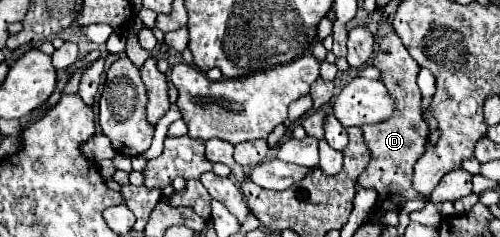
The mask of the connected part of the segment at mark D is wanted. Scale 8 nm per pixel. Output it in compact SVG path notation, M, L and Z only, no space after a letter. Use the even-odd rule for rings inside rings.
M389 32L379 42L379 52L373 58L373 66L381 72L381 82L391 92L391 98L395 100L395 112L379 122L379 124L365 124L363 136L371 150L369 166L363 170L359 184L365 188L375 188L379 194L377 200L377 214L383 214L385 210L399 210L407 200L427 200L427 196L419 196L413 190L411 176L413 176L413 164L423 156L425 144L429 138L429 128L425 120L421 118L421 92L417 86L417 74L419 64L411 58L403 42L395 32Z

